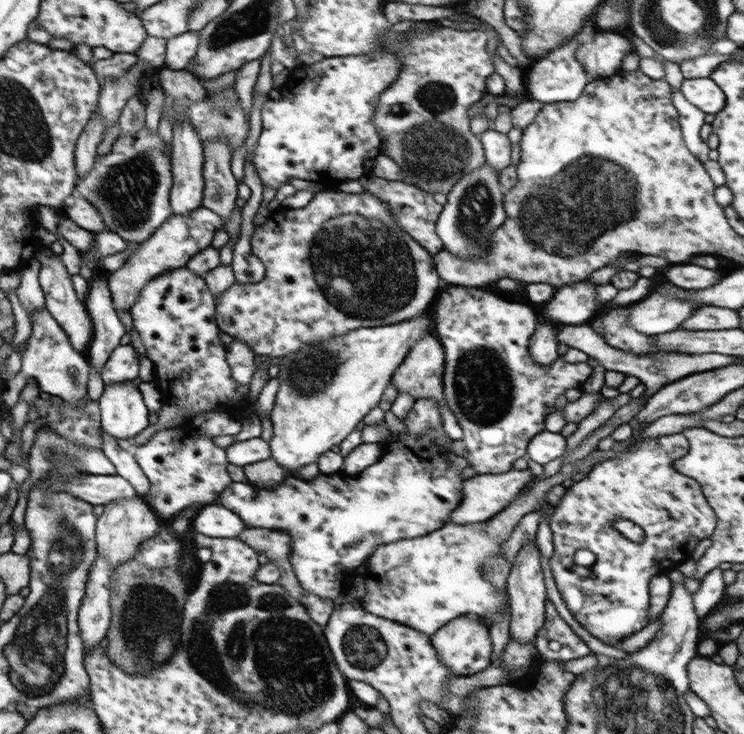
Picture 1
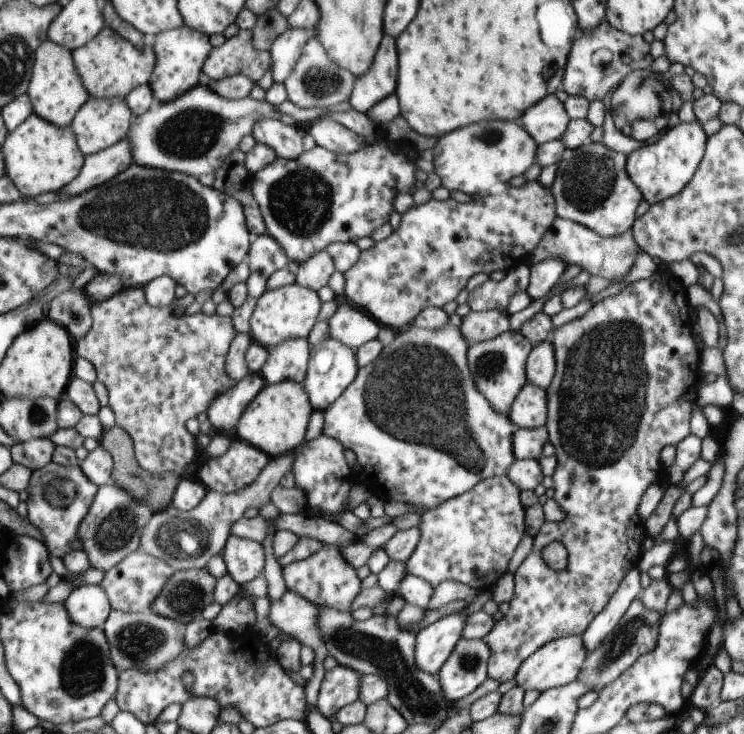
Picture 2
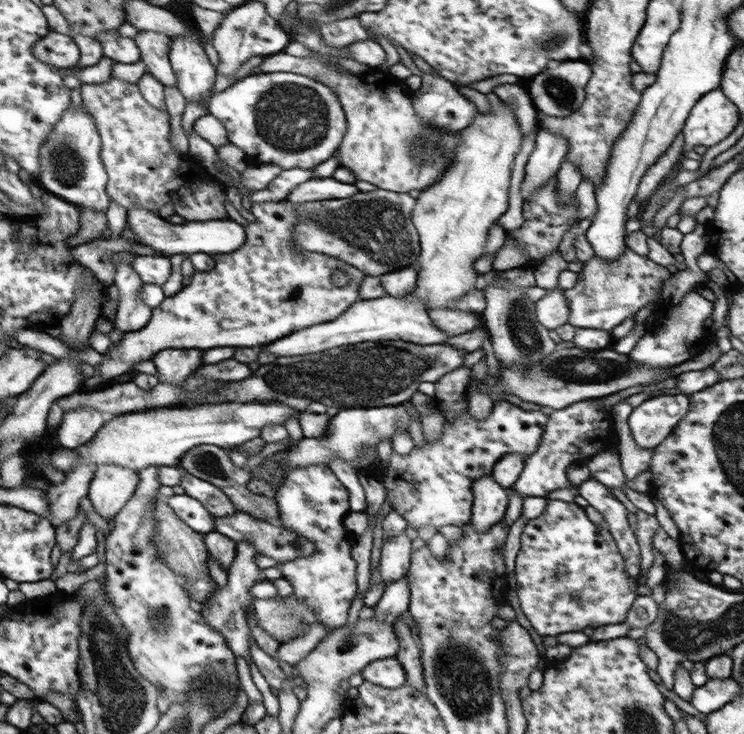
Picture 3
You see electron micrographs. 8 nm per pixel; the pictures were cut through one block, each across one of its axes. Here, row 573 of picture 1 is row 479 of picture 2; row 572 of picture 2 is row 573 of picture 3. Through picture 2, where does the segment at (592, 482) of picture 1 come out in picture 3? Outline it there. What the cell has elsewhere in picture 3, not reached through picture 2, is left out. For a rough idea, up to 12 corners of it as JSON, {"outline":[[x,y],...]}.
{"outline":[[547,498],[515,560],[539,636],[624,622],[640,580],[611,532]]}

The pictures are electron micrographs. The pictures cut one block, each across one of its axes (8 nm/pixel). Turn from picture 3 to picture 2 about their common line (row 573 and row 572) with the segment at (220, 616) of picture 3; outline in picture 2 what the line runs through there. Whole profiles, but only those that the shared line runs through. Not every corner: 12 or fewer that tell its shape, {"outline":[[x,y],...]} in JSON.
{"outline":[[233,536],[222,555],[239,585],[263,573],[264,546]]}

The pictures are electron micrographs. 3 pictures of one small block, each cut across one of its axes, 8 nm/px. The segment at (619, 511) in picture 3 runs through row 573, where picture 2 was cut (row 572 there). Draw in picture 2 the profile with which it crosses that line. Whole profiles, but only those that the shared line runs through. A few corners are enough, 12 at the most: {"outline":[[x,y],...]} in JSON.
{"outline":[[632,568],[604,610],[582,634],[587,654],[618,626],[642,589]]}

